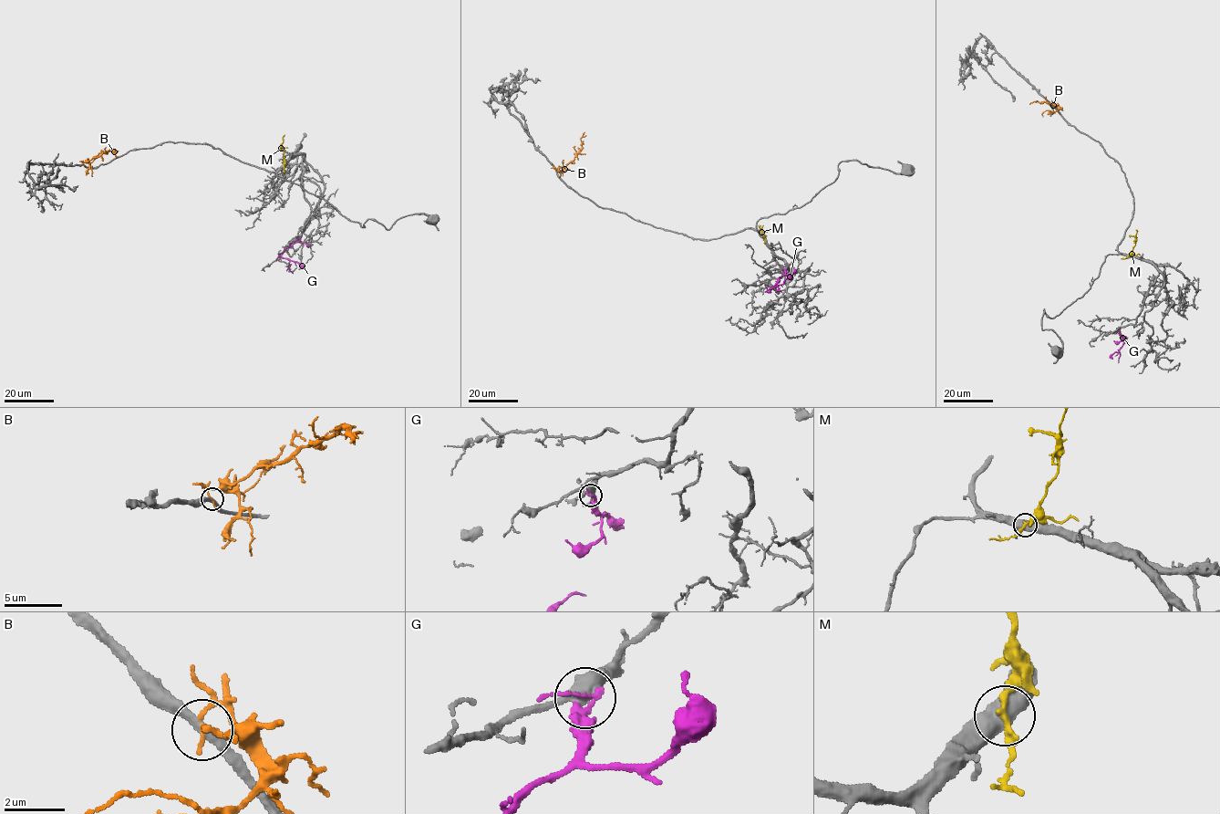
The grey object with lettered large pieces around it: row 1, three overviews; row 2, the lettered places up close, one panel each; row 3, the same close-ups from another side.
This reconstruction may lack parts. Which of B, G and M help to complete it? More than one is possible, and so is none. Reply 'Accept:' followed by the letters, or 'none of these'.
Accept: G

